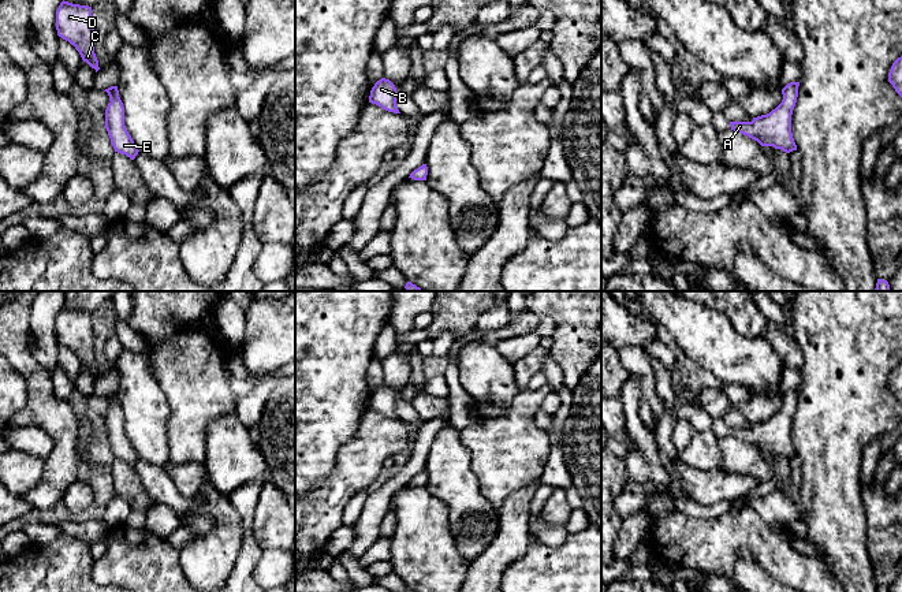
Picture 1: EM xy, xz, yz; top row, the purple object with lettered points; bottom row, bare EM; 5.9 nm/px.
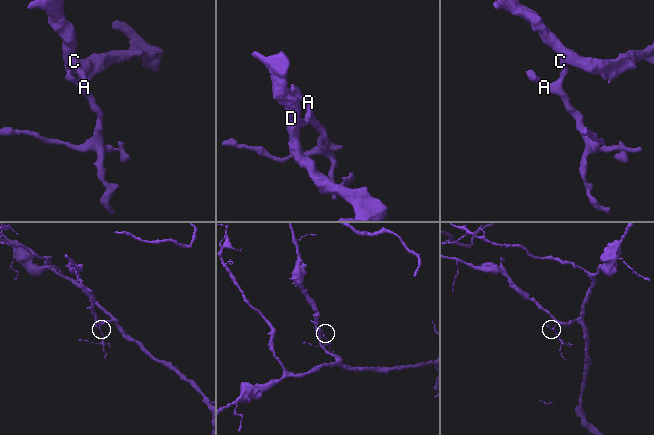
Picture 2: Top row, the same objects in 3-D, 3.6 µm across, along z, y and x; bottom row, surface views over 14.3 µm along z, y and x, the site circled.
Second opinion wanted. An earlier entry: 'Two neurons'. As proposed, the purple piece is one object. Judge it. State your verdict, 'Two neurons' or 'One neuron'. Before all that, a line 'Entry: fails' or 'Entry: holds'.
Entry: fails
One neuron

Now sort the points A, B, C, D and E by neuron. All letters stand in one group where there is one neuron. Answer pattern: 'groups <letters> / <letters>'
groups A B C D E

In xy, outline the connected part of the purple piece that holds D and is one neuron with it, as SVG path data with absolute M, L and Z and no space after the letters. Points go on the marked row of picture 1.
M62 1L56 11L57 36L68 41L96 72L100 70L94 53L92 7Z

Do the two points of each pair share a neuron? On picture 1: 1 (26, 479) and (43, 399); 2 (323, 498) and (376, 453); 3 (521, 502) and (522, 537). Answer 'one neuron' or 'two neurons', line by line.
1: two neurons
2: one neuron
3: one neuron

